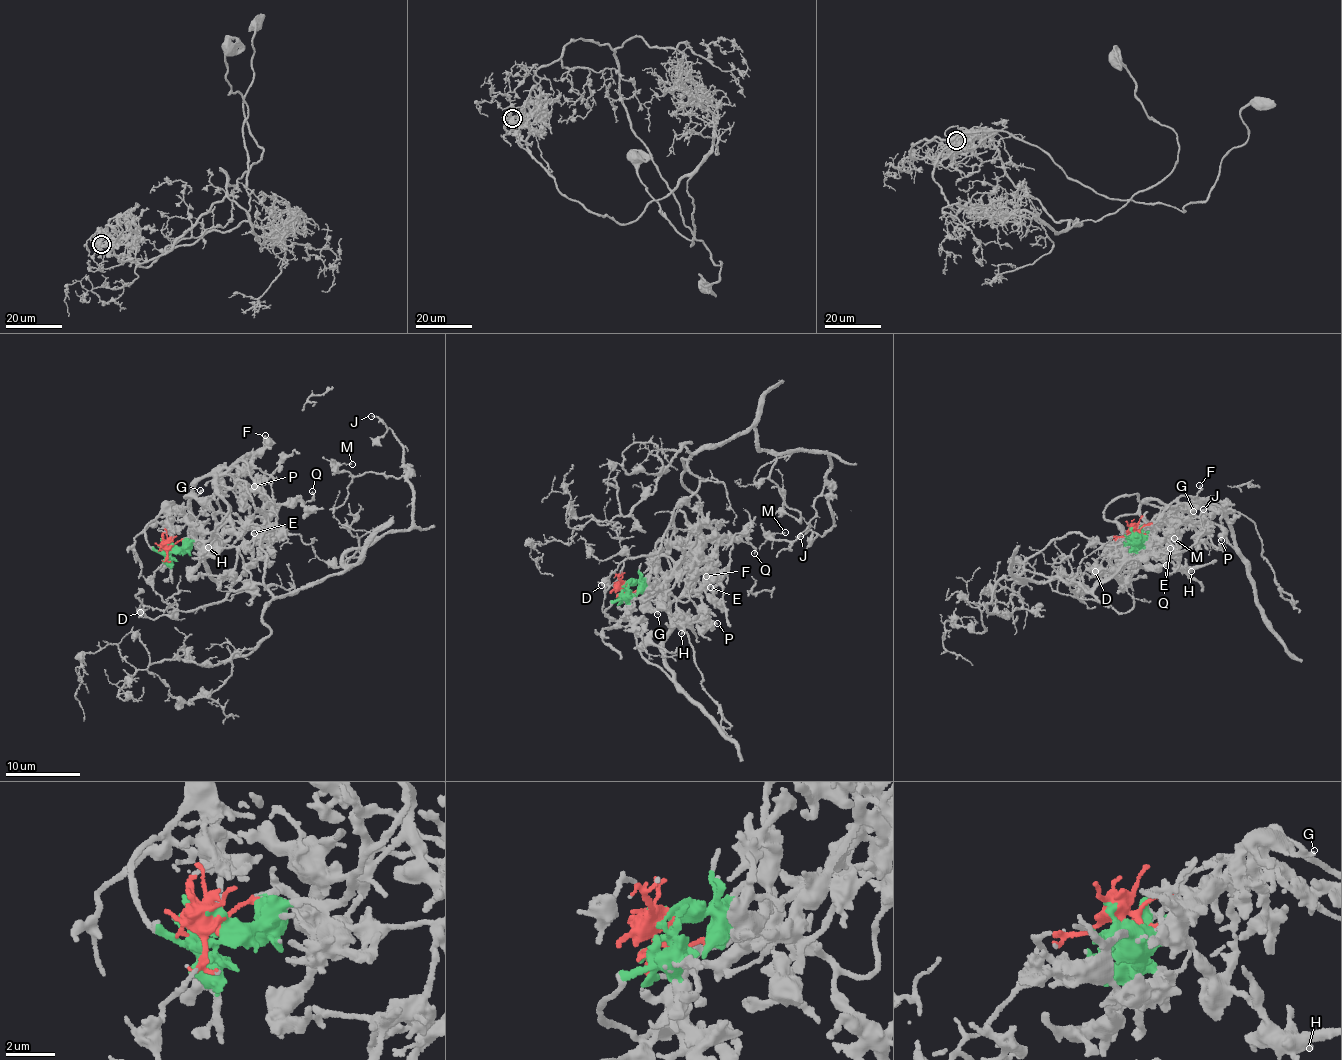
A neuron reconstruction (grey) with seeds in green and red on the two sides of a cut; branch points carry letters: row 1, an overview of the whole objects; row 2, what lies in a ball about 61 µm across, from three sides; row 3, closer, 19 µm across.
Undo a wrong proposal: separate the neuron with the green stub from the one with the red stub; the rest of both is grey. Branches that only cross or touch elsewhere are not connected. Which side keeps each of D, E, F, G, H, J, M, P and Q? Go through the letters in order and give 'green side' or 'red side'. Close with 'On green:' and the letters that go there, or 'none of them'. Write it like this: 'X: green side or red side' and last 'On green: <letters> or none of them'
D: red side
E: green side
F: green side
G: green side
H: green side
J: red side
M: red side
P: green side
Q: green side
On green: E, F, G, H, P, Q

